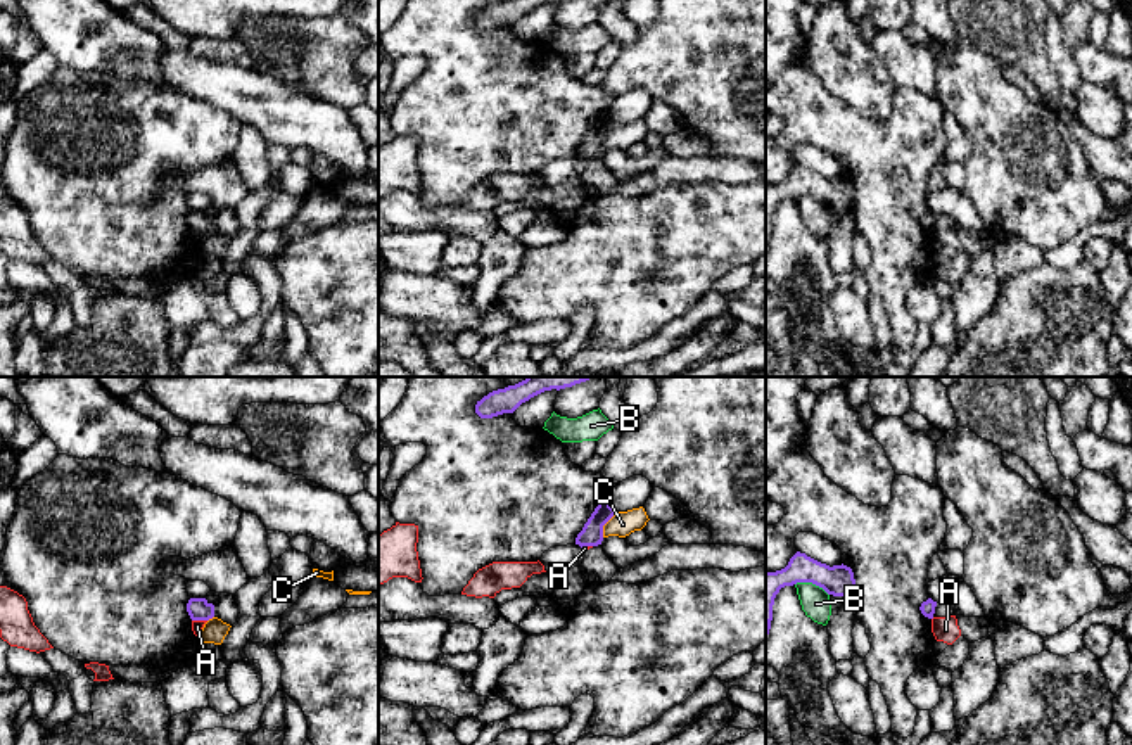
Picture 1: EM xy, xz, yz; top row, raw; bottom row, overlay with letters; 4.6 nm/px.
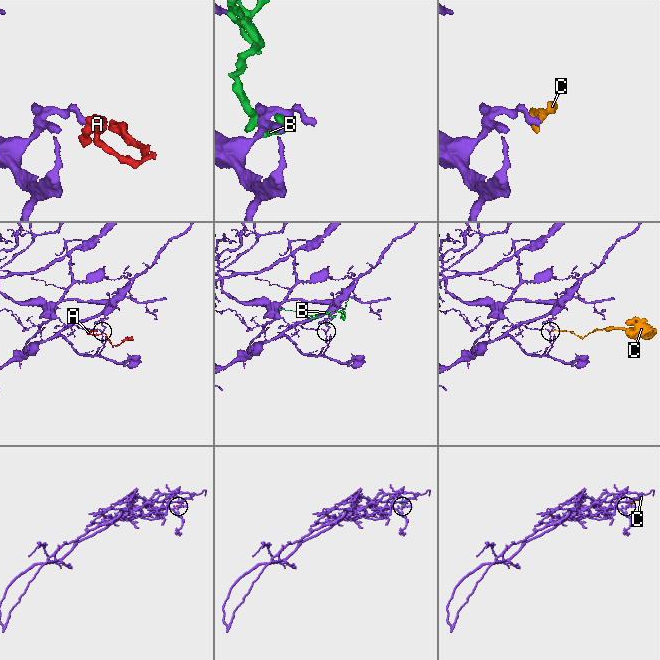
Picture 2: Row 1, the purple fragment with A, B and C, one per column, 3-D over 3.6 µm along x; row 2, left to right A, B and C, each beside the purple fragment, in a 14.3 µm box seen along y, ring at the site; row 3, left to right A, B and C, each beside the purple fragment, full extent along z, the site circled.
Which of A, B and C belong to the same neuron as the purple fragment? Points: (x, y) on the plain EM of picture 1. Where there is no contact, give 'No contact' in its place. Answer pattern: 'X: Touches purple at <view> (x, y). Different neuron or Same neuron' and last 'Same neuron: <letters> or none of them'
A: Touches purple at xy (199, 232). Different neuron
B: Touches purple at yz (813, 196). Different neuron
C: Touches purple at xz (605, 135). Different neuron
Same neuron: none of them

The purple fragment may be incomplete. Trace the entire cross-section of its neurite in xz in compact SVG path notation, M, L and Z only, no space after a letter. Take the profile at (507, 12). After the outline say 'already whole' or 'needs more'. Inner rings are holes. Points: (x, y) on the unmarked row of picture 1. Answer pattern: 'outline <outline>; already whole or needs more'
outline M505 0L489 5L475 17L475 26L480 31L493 31L503 26L513 26L522 16L531 10L551 3L551 2L565 2L565 0Z; already whole

